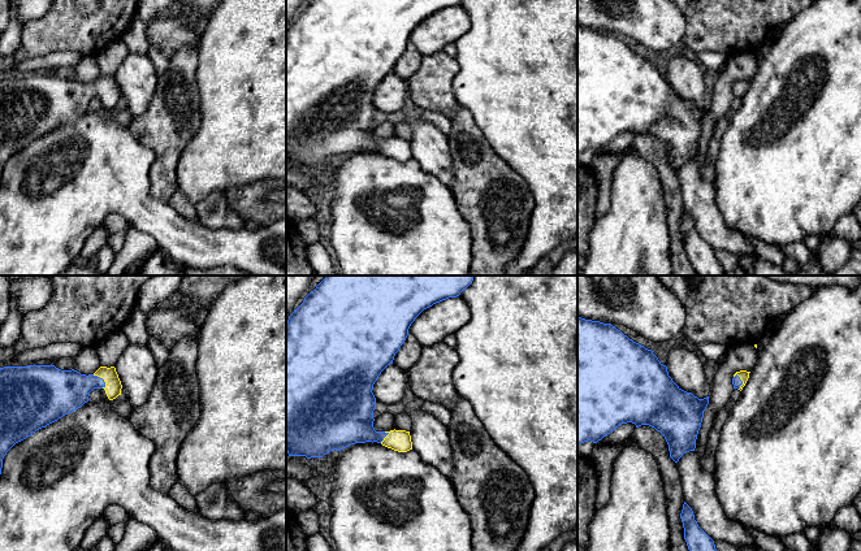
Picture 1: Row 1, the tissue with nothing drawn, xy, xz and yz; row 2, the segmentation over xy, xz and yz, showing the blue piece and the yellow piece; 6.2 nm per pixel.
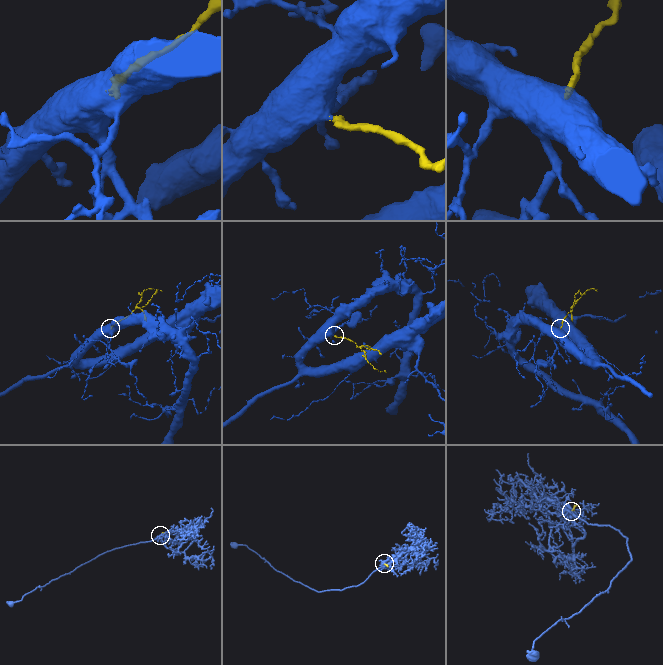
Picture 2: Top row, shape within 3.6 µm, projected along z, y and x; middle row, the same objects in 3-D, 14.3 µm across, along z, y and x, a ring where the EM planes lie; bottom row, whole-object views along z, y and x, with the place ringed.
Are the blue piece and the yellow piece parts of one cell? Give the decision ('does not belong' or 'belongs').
belongs

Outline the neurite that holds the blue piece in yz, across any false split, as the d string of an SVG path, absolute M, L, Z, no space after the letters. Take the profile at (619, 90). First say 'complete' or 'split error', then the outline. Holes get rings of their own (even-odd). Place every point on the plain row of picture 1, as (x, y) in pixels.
complete | M577 25L577 155L588 149L597 152L622 133L649 134L665 146L670 166L678 172L685 161L695 160L708 113L709 105L698 108L682 99L652 58L633 51L611 32Z

